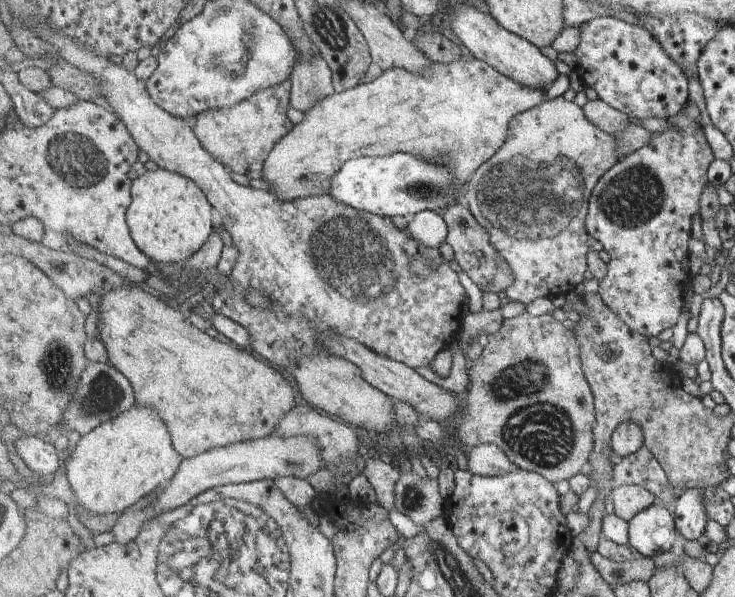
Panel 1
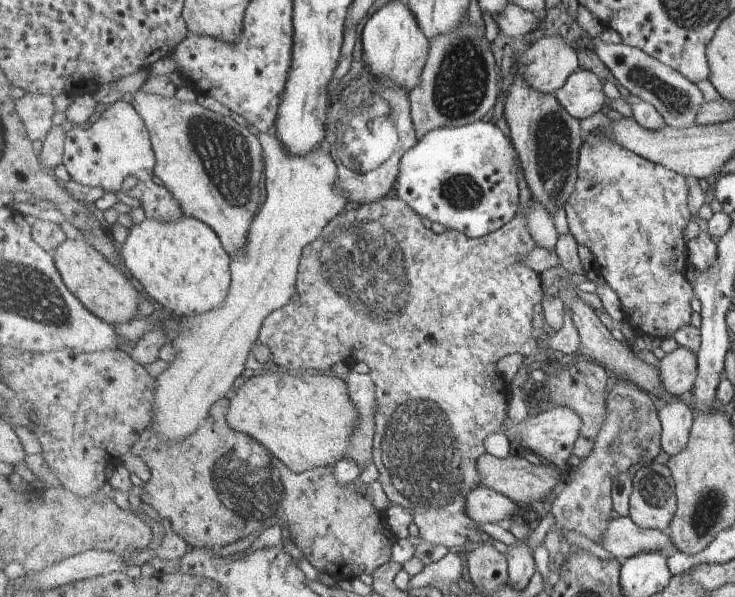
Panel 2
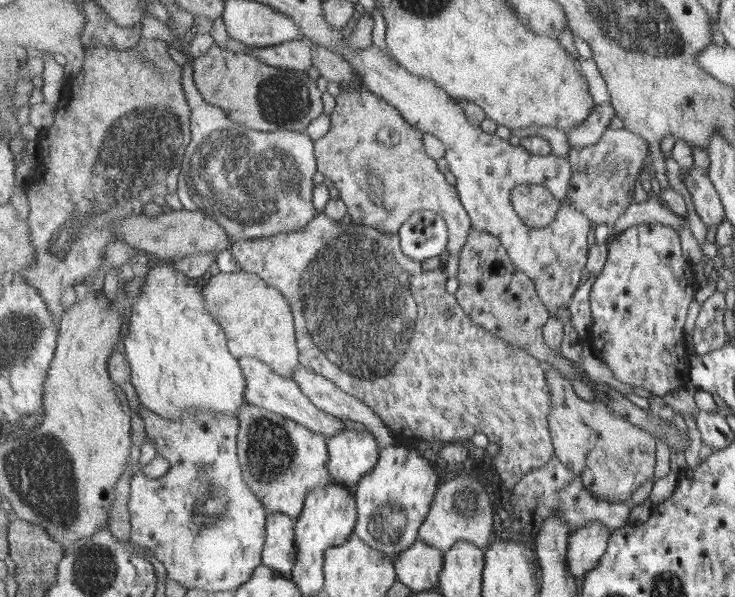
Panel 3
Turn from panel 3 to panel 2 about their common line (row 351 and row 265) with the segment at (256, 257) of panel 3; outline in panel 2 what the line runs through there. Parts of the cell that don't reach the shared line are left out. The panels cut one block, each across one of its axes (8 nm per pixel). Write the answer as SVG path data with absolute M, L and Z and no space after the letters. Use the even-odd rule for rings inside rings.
M385 196L379 201L365 203L364 205L348 207L340 213L325 229L324 232L307 247L298 270L298 297L288 306L283 306L265 318L259 338L272 354L271 361L284 370L297 372L303 370L331 370L337 362L347 365L363 361L370 368L371 379L375 382L377 396L377 410L375 412L375 436L373 436L373 452L371 452L372 477L377 481L390 504L403 506L415 518L419 528L421 542L433 545L444 545L450 550L468 549L472 543L481 544L492 542L487 534L477 530L479 524L475 523L466 514L465 498L467 494L480 482L477 471L477 462L485 451L485 438L489 434L502 433L503 424L509 410L509 384L497 370L501 358L508 355L521 354L523 356L545 356L541 349L541 342L533 336L533 316L535 304L543 300L543 288L540 288L539 274L533 271L524 260L537 247L536 241L530 234L526 218L517 215L512 222L500 230L485 236L473 239L461 232L447 229L442 234L435 234L431 228L423 226L421 216L416 214L403 200L393 196Z

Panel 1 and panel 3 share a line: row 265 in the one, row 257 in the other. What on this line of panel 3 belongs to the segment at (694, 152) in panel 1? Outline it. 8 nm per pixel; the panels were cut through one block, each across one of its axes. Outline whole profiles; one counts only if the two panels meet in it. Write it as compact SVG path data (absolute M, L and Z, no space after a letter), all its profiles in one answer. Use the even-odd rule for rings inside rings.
M661 222L635 224L635 226L628 228L627 231L618 234L615 241L608 245L607 264L603 267L602 274L597 276L590 296L590 306L594 321L590 337L591 347L596 355L608 366L617 380L638 387L639 392L644 394L653 393L659 397L663 397L671 391L681 389L692 380L691 355L689 350L687 350L687 340L685 340L685 320L687 320L691 302L695 300L695 282L697 282L697 278L695 278L693 268L693 260L689 260L689 256L685 256L685 248L681 248L681 236L677 234L673 226L666 226Z

